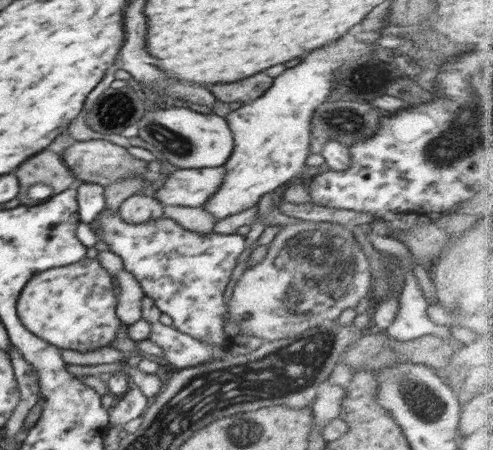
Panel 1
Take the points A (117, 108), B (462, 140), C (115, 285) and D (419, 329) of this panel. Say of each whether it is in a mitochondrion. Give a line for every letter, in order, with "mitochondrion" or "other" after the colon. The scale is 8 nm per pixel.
A: mitochondrion
B: mitochondrion
C: other
D: other

